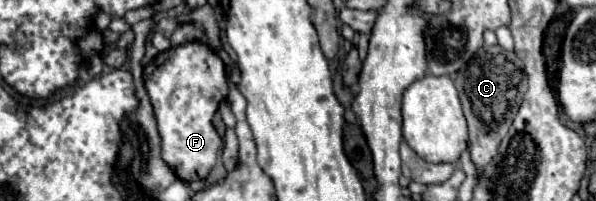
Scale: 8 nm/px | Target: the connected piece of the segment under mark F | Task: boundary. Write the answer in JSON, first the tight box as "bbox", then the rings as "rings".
{"bbox":[143,41,229,183],"rings":[[[189,41],[159,53],[145,69],[143,83],[153,105],[153,113],[161,135],[161,157],[187,183],[207,179],[223,147],[211,119],[221,99],[229,93],[225,65],[221,57],[205,43]]]}

